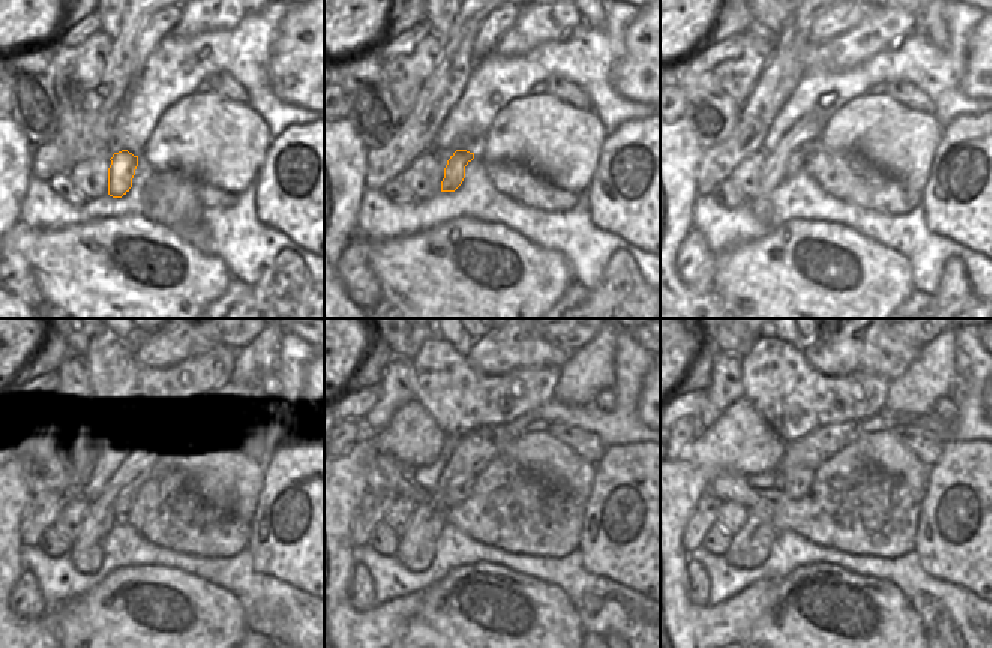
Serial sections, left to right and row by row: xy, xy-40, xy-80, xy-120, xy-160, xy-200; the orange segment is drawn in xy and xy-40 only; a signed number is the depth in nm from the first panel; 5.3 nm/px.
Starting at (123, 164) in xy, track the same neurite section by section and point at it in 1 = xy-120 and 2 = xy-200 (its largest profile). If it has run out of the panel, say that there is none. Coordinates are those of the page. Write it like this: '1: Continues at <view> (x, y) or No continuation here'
1: Continues at xy-120 (123, 501)
2: Continues at xy-200 (796, 483).

